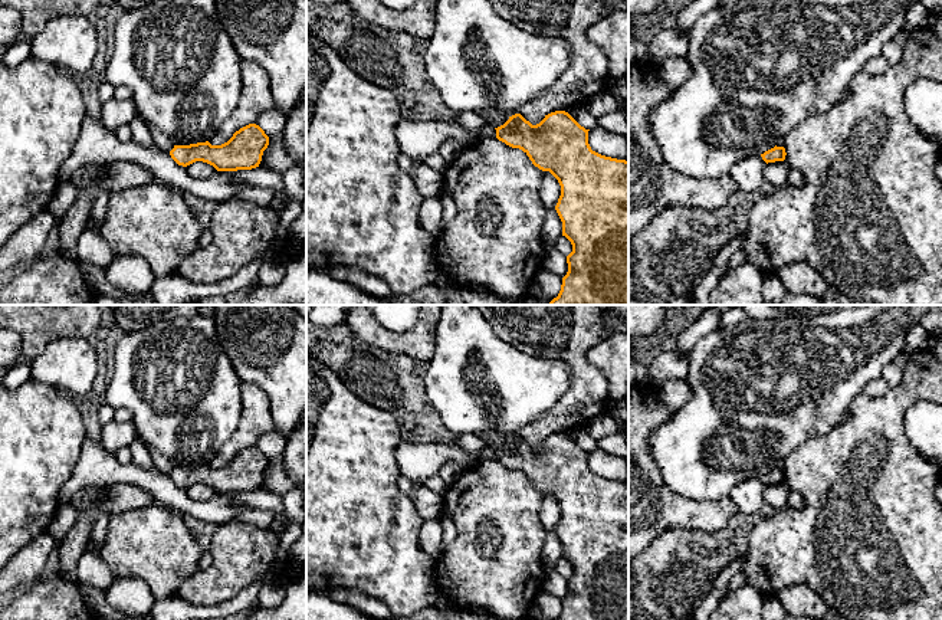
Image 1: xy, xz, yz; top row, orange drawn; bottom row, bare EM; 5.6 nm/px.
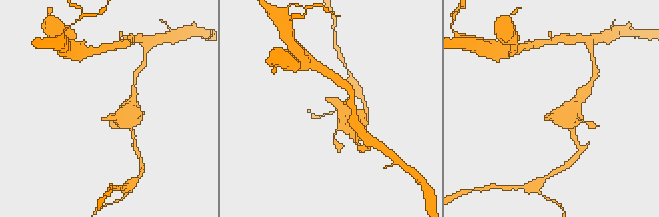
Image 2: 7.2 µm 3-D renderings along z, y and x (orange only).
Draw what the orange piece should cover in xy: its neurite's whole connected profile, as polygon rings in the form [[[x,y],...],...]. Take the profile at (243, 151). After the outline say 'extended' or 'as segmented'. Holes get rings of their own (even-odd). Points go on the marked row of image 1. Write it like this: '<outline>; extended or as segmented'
[[[249,124],[236,131],[221,145],[211,145],[209,141],[174,145],[170,155],[183,167],[203,161],[213,165],[217,171],[252,170],[259,167],[267,145],[269,137],[265,131],[256,124]]]; as segmented

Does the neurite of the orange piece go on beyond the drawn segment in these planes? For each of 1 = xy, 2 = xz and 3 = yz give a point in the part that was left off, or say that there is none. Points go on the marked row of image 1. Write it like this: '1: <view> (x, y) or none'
1: none
2: none
3: none

